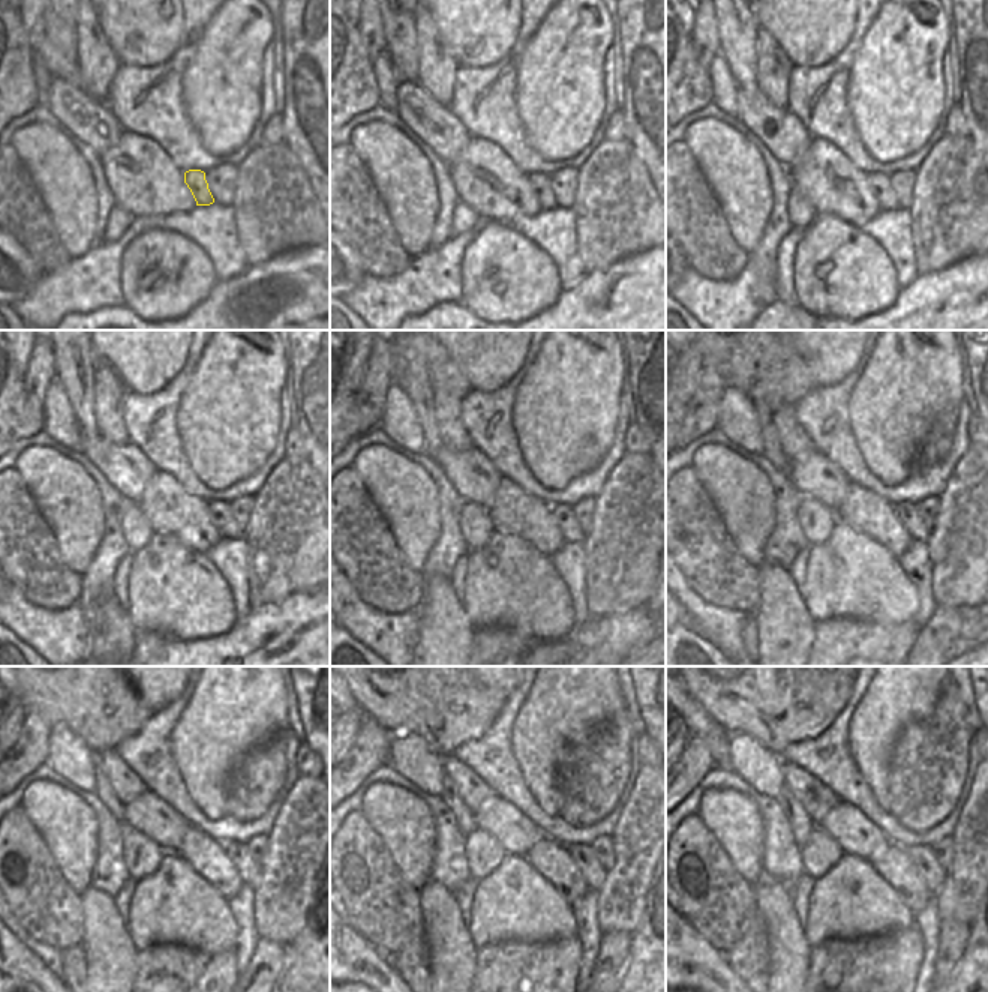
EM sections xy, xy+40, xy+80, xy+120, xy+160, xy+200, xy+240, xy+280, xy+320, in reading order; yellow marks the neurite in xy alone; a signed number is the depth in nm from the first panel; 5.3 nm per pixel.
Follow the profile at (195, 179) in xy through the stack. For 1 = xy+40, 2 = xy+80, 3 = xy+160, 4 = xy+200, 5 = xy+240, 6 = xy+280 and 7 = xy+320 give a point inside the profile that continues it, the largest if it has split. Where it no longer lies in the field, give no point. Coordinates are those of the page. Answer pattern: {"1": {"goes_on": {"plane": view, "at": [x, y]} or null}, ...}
{"1": {"goes_on": {"plane": "xy+40", "at": [540, 182]}}, "2": {"goes_on": {"plane": "xy+80", "at": [886, 198]}}, "3": {"goes_on": {"plane": "xy+160", "at": [562, 514]}}, "4": {"goes_on": {"plane": "xy+200", "at": [907, 515]}}, "5": {"goes_on": {"plane": "xy+240", "at": [251, 871]}}, "6": {"goes_on": {"plane": "xy+280", "at": [594, 874]}}, "7": {"goes_on": {"plane": "xy+320", "at": [930, 871]}}}

